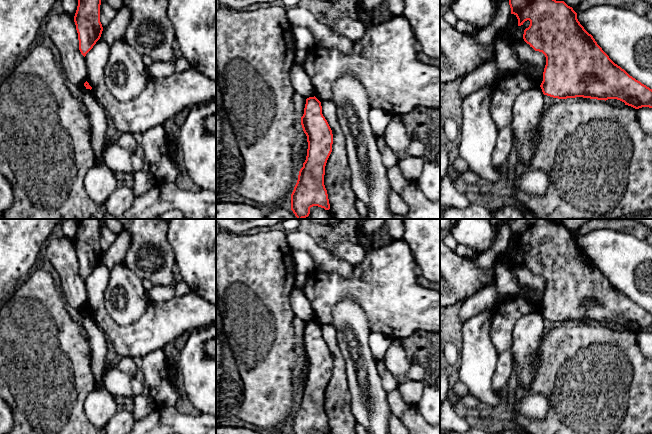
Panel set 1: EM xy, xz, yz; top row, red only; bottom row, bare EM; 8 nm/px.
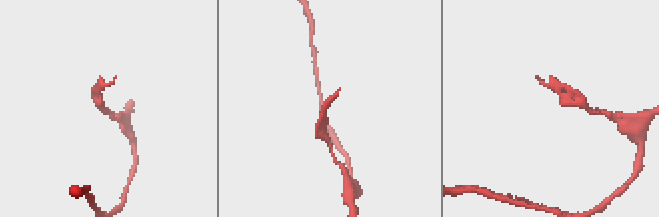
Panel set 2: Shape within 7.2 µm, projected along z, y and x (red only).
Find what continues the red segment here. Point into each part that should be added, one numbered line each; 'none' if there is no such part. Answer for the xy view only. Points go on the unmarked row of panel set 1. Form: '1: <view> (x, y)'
none

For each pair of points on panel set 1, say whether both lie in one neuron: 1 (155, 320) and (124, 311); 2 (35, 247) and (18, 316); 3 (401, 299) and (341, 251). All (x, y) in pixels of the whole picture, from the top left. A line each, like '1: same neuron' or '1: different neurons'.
1: different neurons
2: different neurons
3: different neurons

